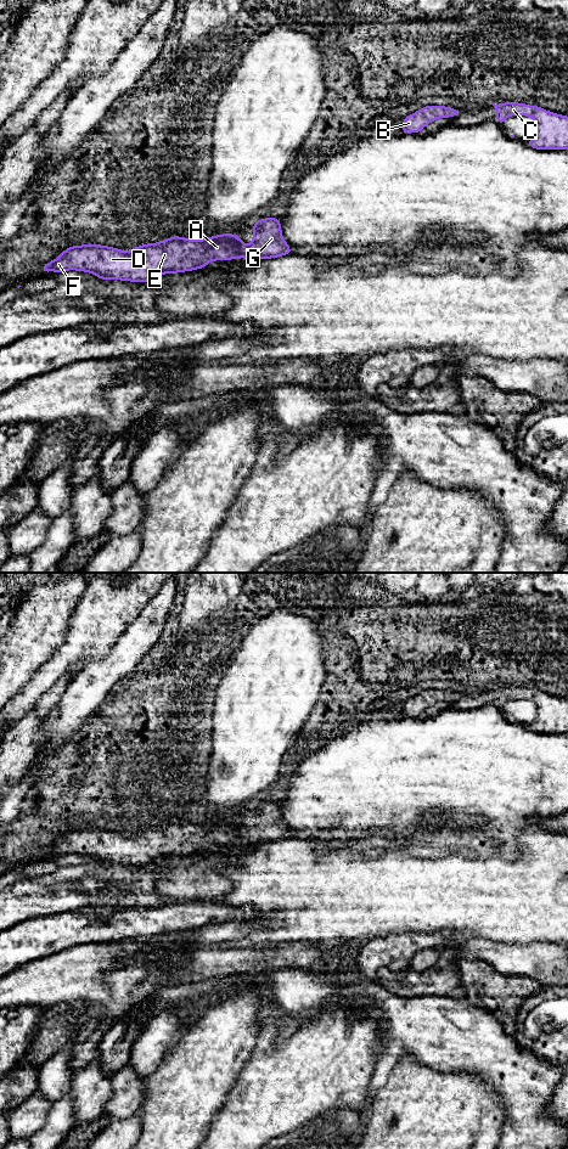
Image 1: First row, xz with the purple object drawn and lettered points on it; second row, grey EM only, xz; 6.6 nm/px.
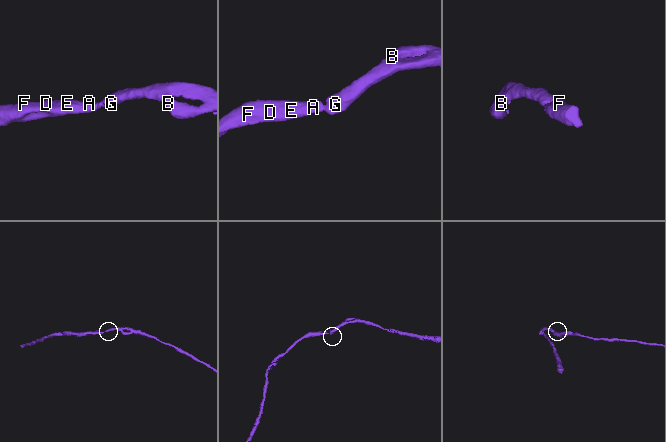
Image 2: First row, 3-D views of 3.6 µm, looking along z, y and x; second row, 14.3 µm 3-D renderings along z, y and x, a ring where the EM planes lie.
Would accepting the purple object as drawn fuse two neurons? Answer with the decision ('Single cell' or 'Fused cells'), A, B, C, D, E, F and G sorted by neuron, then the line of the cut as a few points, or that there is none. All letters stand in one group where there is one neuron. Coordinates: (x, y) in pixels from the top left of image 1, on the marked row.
Single cell. Groups: A B C D E F G. No split

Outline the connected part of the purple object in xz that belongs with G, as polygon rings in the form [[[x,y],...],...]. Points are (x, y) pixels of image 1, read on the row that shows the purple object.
[[[264,218],[253,221],[253,226],[254,238],[247,246],[244,246],[242,240],[235,233],[223,233],[198,241],[173,236],[157,243],[147,243],[135,247],[130,249],[129,253],[108,246],[88,243],[67,248],[58,258],[43,265],[40,270],[44,274],[49,271],[56,271],[58,274],[68,270],[77,270],[94,274],[100,280],[150,282],[163,274],[178,274],[203,269],[208,263],[214,260],[238,260],[243,257],[259,260],[292,254],[292,249],[282,237],[279,218]]]

